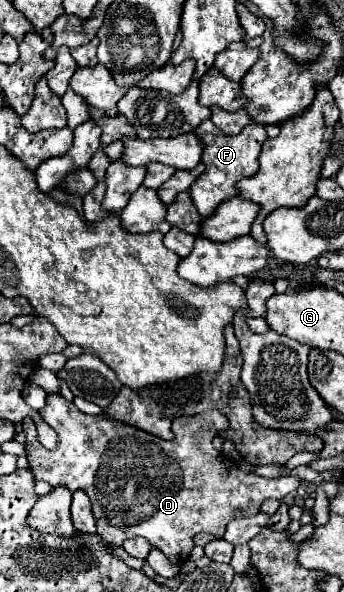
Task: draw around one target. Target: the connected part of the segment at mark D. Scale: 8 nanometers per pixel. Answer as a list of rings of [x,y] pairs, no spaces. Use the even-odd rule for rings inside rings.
[[[51,393],[47,397],[47,405],[41,411],[41,417],[57,431],[59,445],[55,451],[45,449],[37,441],[37,429],[33,421],[23,423],[23,431],[27,435],[27,459],[29,469],[33,471],[35,479],[47,481],[49,485],[65,485],[71,493],[81,489],[89,495],[93,517],[97,519],[97,533],[103,537],[109,545],[123,545],[125,539],[131,537],[145,537],[155,549],[163,551],[167,559],[175,565],[181,565],[189,559],[193,549],[193,537],[201,531],[211,533],[215,537],[223,537],[225,527],[229,521],[237,517],[257,515],[259,507],[265,499],[279,499],[283,501],[287,495],[293,495],[299,487],[299,479],[295,477],[279,477],[279,479],[265,479],[255,473],[243,473],[239,479],[239,469],[221,457],[221,453],[213,447],[213,437],[217,431],[227,429],[227,417],[223,417],[219,411],[205,411],[199,415],[183,415],[173,421],[173,441],[163,441],[147,431],[141,431],[133,425],[109,419],[105,415],[85,415],[81,413],[73,403],[65,401],[59,393]],[[243,475],[251,475],[251,481],[247,483]]]

